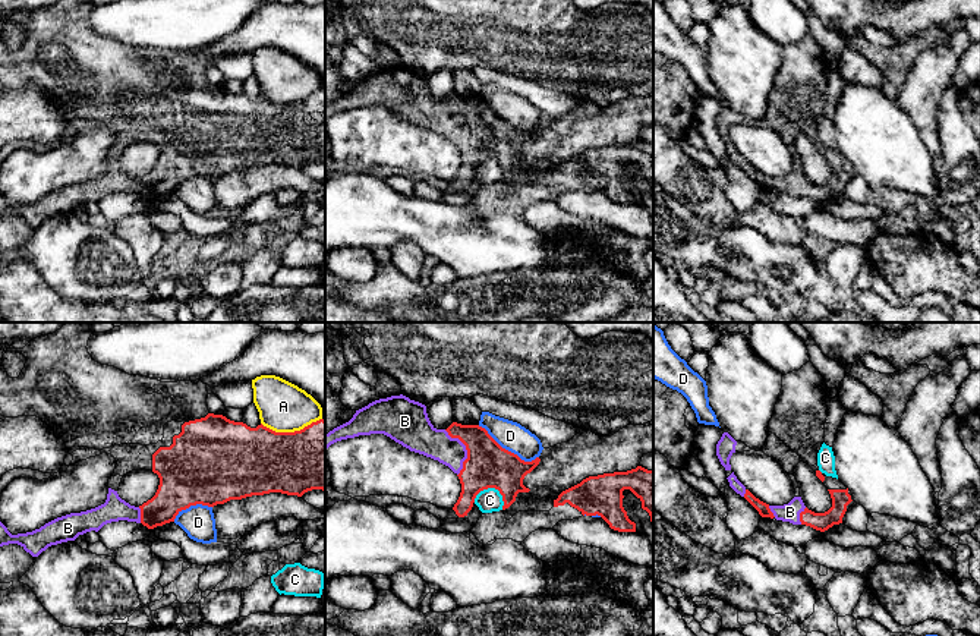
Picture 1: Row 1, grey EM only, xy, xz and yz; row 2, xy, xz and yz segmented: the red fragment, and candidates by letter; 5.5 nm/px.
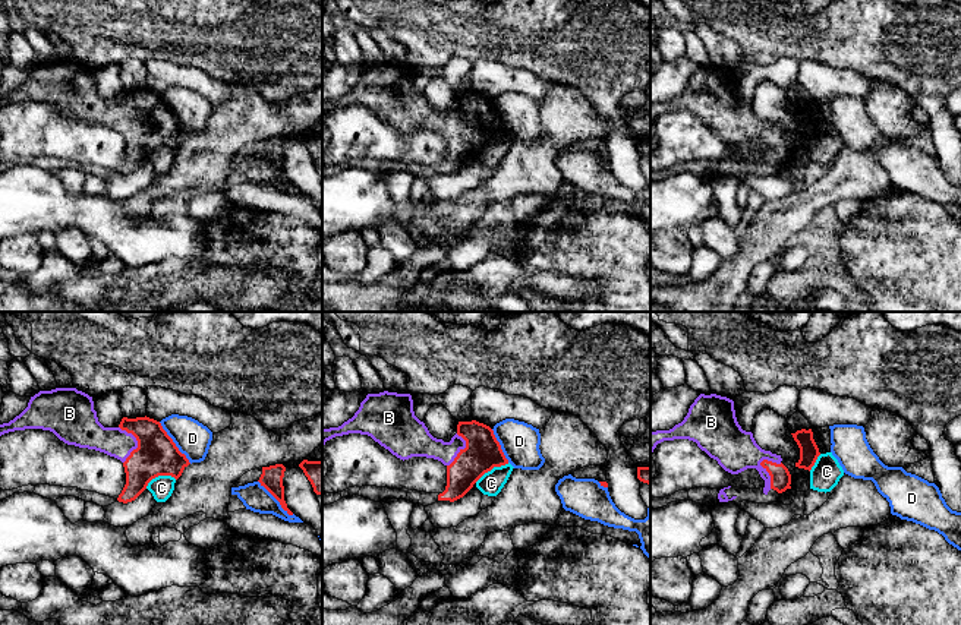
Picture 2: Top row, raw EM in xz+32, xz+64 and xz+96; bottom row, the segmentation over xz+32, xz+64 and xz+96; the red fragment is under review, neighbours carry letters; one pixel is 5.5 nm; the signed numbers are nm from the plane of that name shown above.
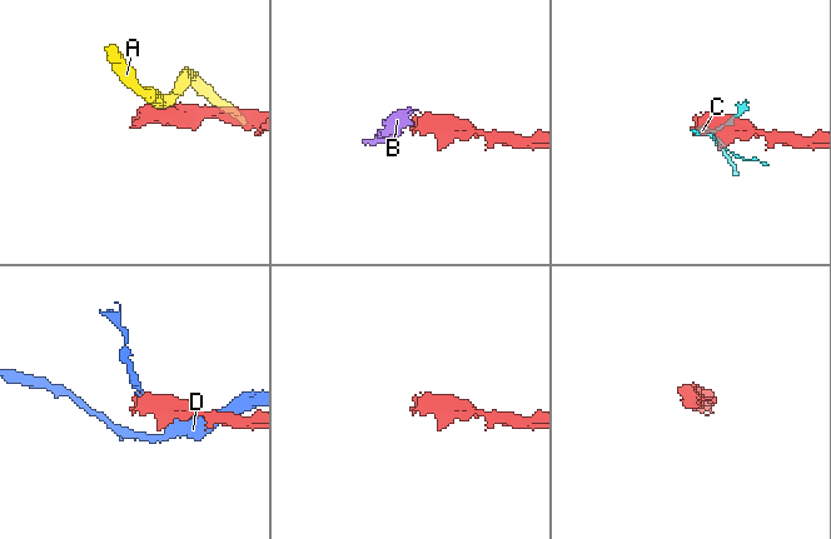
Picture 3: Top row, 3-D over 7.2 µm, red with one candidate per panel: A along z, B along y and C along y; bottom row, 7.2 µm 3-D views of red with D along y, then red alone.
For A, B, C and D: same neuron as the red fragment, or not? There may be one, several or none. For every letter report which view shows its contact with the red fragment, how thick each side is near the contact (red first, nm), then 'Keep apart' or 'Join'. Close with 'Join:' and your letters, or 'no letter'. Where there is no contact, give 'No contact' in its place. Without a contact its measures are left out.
A: Touches red in xy. Thickness 380 nm (red) against 280 nm. Keep apart
B: Touches red in xz. Thickness 240 nm (red) against 170 nm. Join
C: Touches red in xz. Thickness 240 nm (red) against 130 nm. Keep apart
D: Touches red in xz. Thickness 240 nm (red) against 160 nm. Keep apart
Join: B

